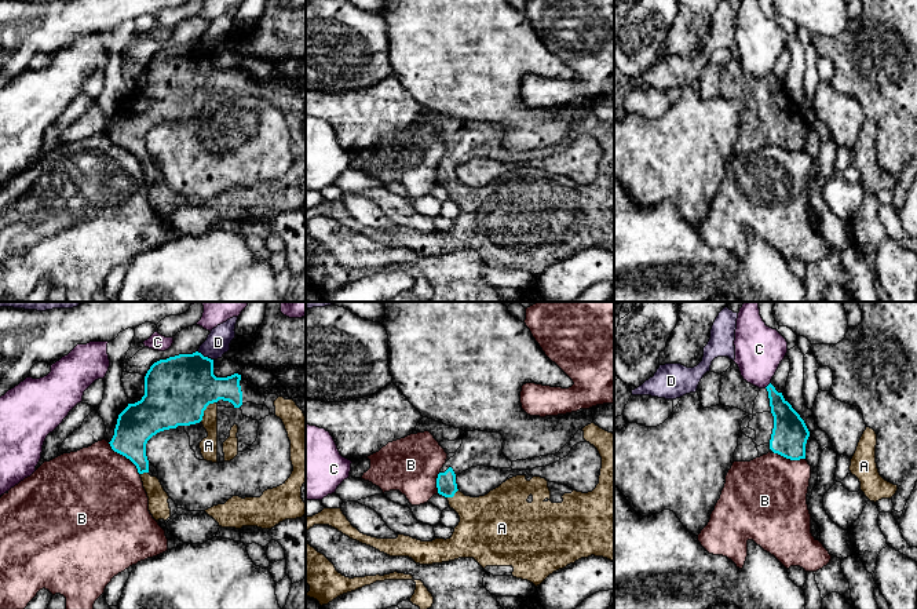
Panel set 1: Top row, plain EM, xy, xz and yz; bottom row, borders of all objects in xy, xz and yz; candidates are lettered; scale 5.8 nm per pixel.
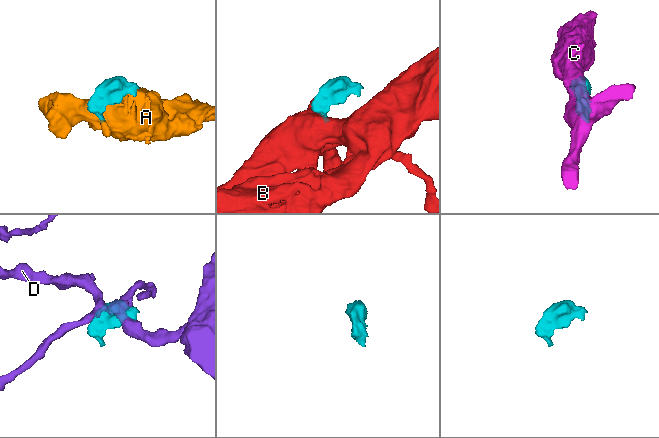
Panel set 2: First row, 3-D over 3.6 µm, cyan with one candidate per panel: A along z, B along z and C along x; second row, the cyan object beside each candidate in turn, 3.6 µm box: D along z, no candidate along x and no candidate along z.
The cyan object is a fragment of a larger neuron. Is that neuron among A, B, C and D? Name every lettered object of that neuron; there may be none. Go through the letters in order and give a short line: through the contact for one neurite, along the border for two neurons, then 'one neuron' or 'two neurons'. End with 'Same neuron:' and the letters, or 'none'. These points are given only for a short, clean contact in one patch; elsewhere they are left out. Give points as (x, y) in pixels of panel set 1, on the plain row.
A: one neuron
B: xy (108, 134), (114, 142), (124, 146), (139, 166) | two neurons
C: yz (770, 73), (764, 79) | two neurons
D: xy (197, 43), (212, 51) | two neurons
Same neuron: A

